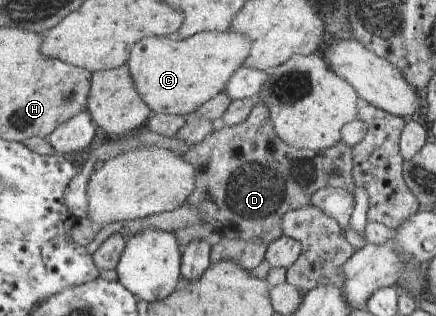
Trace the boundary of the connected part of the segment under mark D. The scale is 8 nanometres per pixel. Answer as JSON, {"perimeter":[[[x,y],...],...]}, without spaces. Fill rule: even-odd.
{"perimeter":[[[265,101],[257,102],[245,122],[225,125],[185,152],[184,157],[196,167],[196,190],[188,204],[199,207],[205,222],[227,237],[265,222],[271,222],[267,224],[271,230],[290,210],[311,204],[318,190],[356,184],[354,146],[341,141],[325,150],[292,147],[277,134]]]}

